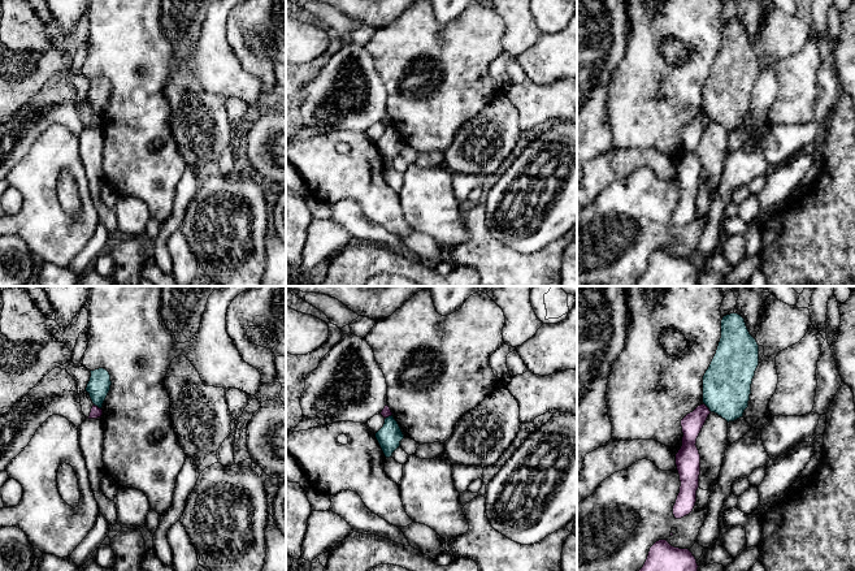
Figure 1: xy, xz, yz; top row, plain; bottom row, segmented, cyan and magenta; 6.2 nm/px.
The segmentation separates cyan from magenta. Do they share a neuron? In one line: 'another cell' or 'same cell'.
another cell

